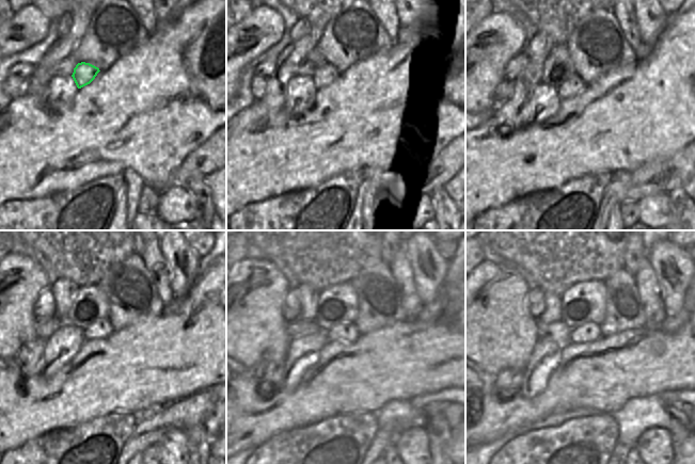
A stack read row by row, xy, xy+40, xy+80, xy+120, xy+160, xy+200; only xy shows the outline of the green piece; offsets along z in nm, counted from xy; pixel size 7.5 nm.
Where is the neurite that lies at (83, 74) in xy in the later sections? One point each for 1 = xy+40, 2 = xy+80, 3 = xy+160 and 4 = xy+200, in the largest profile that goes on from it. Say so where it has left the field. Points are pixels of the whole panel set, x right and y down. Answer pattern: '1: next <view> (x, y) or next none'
1: next xy+40 (327, 74)
2: next xy+80 (574, 85)
3: next xy+160 (344, 332)
4: next xy+200 (589, 332)

